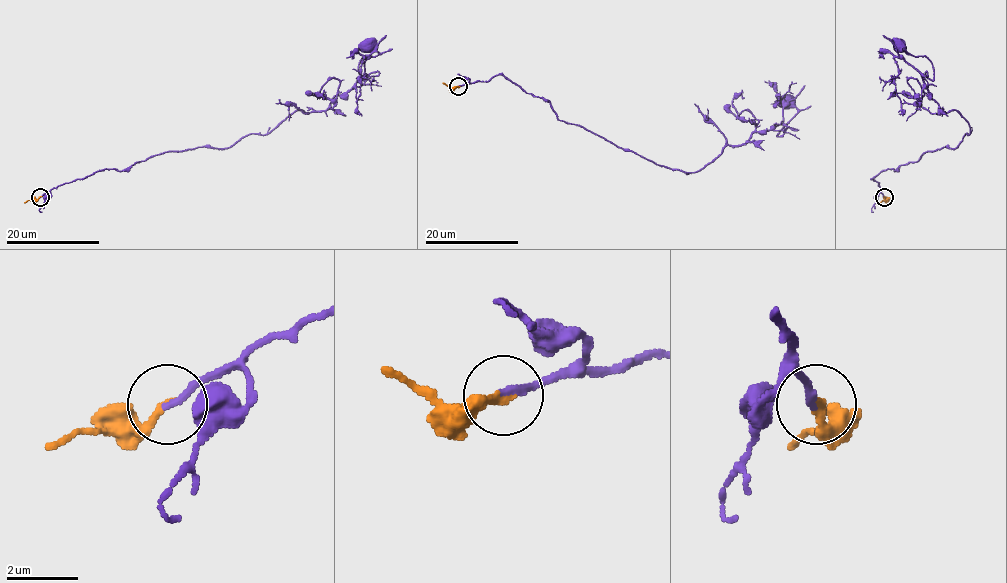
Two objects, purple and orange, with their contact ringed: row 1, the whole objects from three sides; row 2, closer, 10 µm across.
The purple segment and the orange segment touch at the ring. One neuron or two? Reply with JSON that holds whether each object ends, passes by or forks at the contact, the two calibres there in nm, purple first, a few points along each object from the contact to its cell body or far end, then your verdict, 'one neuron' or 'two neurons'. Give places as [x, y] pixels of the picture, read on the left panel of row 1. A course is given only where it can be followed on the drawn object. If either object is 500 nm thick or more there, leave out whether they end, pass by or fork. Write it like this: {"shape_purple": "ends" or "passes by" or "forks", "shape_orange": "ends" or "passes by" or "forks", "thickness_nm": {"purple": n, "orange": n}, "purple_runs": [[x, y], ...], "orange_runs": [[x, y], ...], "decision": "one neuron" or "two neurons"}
{"shape_purple": "ends", "shape_orange": "ends", "thickness_nm": {"purple": 200, "orange": 240}, "purple_runs": [[39, 196], [171, 151], [227, 148], [267, 133], [297, 110], [324, 111], [364, 72], [364, 57], [361, 116]], "orange_runs": [[39, 196], [24, 202]], "decision": "one neuron"}

